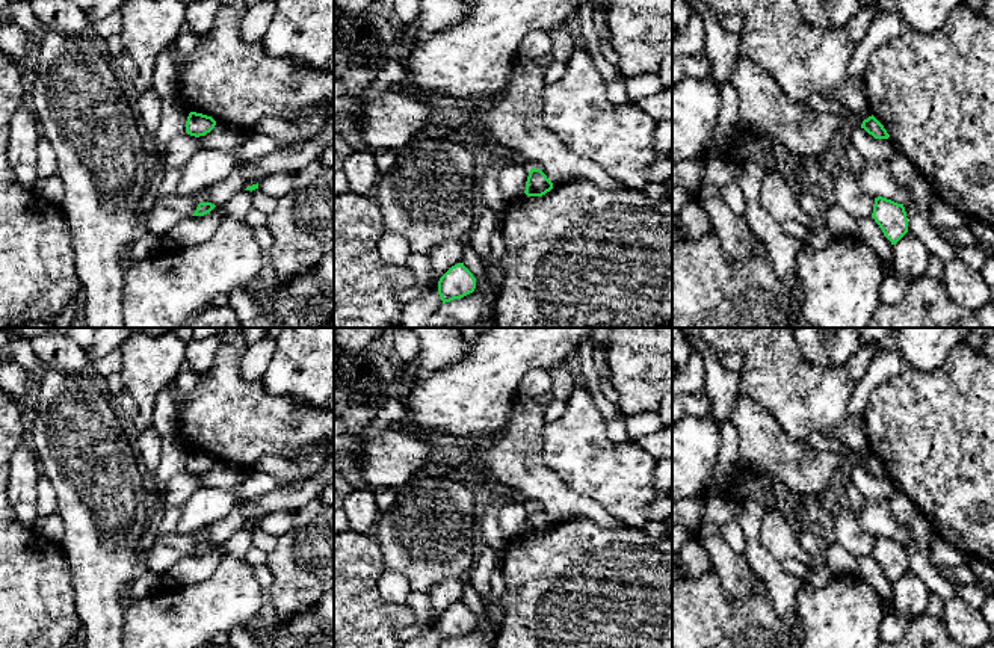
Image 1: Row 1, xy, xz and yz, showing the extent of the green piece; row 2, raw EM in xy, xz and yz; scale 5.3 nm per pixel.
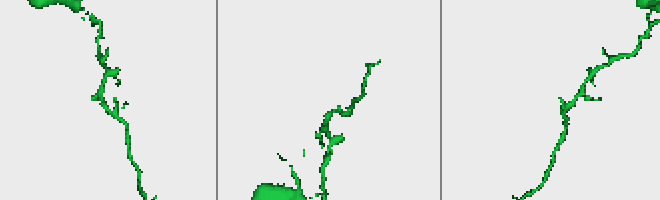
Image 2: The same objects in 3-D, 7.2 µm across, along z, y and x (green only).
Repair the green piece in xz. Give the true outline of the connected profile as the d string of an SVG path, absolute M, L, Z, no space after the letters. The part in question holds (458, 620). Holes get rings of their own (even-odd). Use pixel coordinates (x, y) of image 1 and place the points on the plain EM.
M464 601L452 604L438 619L438 633L443 642L450 640L453 637L461 637L473 631L474 627L476 616L464 604Z

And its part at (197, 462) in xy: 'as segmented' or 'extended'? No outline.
as segmented

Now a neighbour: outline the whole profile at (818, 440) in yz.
M811 430L805 440L805 443L817 450L829 450L834 449L841 456L849 458L854 464L863 462L864 458L872 455L870 449L867 447L863 453L858 453L846 446L834 446L822 432Z

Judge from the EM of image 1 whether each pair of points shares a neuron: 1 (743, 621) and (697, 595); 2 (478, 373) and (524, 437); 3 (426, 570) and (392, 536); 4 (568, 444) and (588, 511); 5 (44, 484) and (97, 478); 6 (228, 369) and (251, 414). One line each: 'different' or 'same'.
1: same
2: different
3: same
4: different
5: different
6: same

